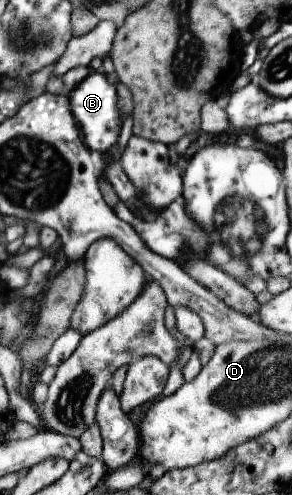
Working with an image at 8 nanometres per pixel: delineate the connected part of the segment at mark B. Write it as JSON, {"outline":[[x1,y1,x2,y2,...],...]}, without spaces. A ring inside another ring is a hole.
{"outline":[[90,71,68,92,68,106,85,146,94,155,109,152,111,146,116,144,122,123,114,85,109,84,102,73]]}

